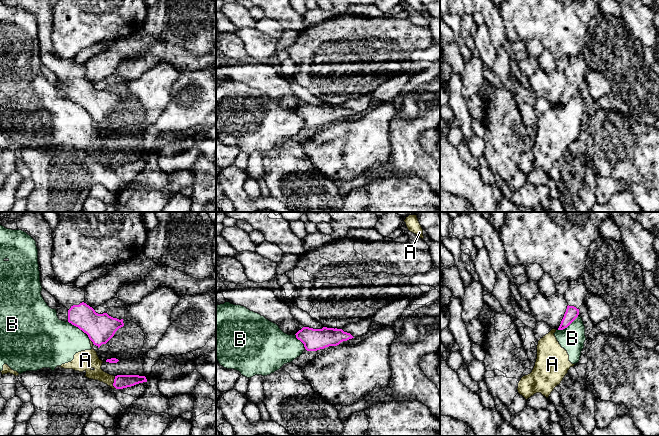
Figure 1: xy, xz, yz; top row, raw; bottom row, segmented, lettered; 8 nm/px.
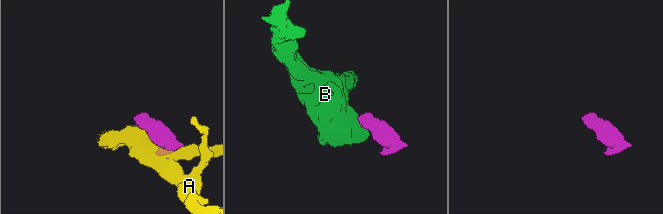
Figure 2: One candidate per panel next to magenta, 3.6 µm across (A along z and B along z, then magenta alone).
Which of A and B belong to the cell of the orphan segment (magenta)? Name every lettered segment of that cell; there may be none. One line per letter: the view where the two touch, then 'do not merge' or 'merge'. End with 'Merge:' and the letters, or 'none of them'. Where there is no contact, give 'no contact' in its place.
A: xy | do not merge
B: yz | do not merge
Merge: none of them

